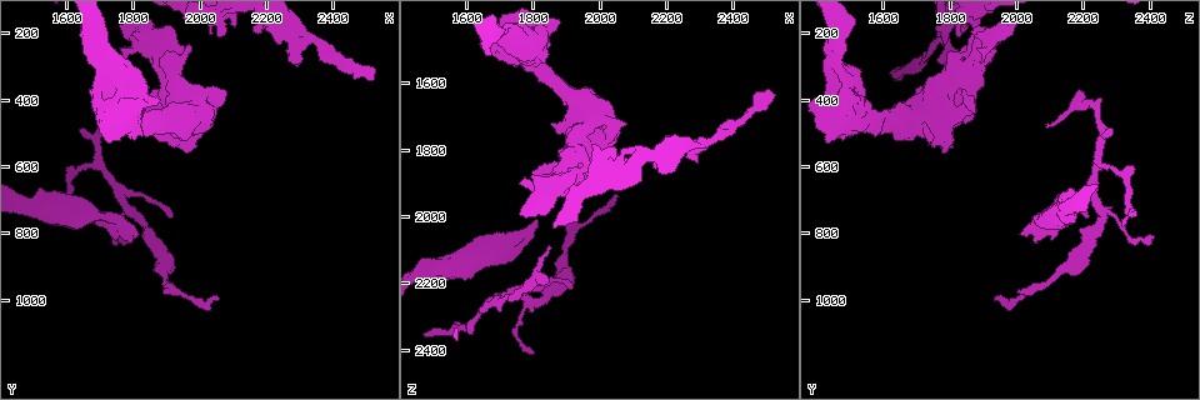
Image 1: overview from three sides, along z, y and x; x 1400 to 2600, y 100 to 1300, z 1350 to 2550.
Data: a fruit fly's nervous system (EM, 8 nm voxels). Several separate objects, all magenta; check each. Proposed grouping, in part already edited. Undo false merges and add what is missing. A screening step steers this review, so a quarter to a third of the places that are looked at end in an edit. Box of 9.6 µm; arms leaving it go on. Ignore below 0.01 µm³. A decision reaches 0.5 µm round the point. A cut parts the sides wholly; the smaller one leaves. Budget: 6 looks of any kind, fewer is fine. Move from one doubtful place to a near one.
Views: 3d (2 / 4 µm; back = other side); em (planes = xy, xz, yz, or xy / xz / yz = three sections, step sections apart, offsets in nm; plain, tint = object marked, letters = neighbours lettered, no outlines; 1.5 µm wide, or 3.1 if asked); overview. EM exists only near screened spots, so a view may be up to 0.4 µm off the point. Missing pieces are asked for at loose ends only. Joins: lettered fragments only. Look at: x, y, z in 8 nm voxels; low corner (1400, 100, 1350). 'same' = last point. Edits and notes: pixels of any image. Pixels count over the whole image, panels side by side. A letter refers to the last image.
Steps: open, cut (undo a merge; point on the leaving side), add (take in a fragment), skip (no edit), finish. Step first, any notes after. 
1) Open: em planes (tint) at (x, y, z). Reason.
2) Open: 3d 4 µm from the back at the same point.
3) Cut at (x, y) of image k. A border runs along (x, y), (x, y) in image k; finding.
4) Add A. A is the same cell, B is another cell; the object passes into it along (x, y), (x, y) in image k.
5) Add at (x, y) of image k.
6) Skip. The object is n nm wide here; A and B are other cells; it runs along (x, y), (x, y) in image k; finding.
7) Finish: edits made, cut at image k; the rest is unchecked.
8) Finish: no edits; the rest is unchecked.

Open: 3d 4 µm at (1730, 520, 1430). Free end.

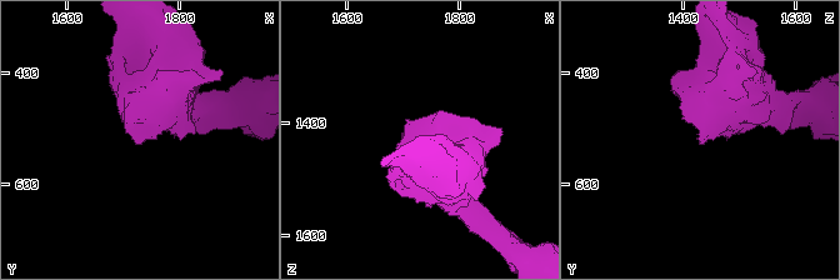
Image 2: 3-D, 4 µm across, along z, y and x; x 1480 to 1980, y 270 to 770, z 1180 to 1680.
Open: em xy step 4 (letters) at (1735, 530, 1425). Need the tissue.

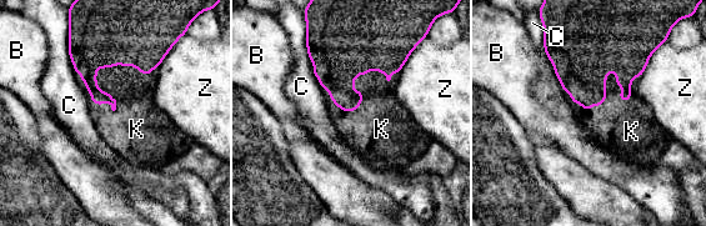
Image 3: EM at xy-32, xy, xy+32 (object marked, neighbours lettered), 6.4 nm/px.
Open: em xz step 4 (letters) at the same point.

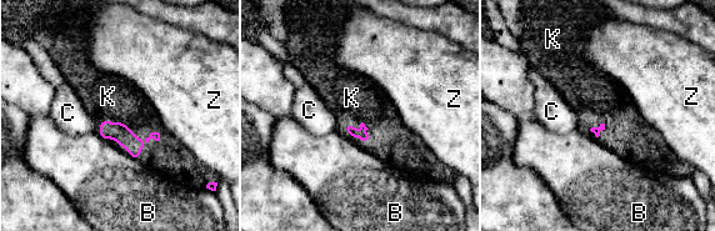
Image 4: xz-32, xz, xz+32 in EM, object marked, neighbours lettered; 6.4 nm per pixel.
Add K. The longest contact is with K, 200 nm; K is the same cell, B, C and Z are other cells; the object passes into it along (349, 129), (355, 136), (351, 98) in image 4; it goes on there.

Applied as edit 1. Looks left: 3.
Open: overview.

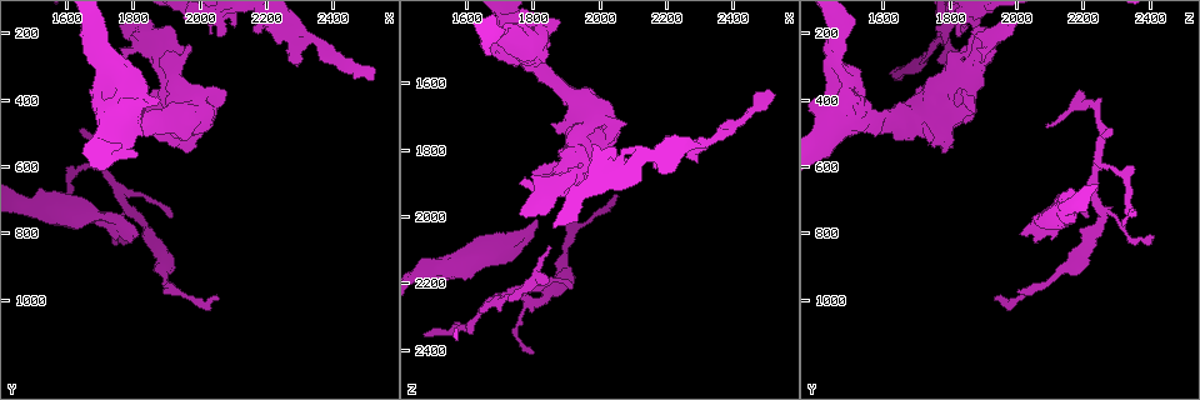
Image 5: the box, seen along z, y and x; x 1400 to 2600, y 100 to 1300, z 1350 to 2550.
Open: em xy step 4 (letters) at (1810, 800, 2010). An open end.

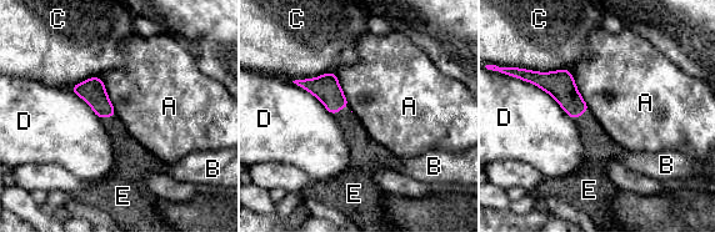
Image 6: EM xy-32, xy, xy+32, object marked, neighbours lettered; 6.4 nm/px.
Add E. E is the same cell, A, B, C and D are other cells; the neuron continues.

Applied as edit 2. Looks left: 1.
Open: em yz step 8 (letters) at (1650, 480, 2290). Free end.

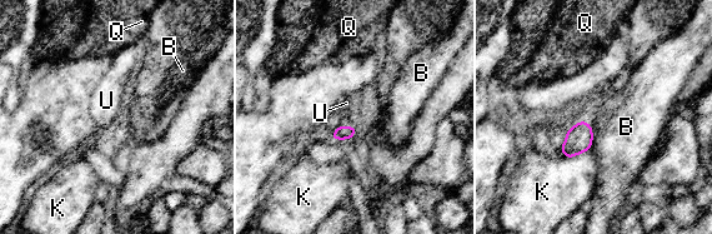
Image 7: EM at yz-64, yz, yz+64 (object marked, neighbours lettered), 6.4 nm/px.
Add U. The longest contact is with B, 200 nm; U is the same cell, B, K and Q are other cells; it goes on there.

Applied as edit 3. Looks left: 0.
Finish: edits made, add at image 4, add at image 6, add at image 7; the rest is unchecked.

